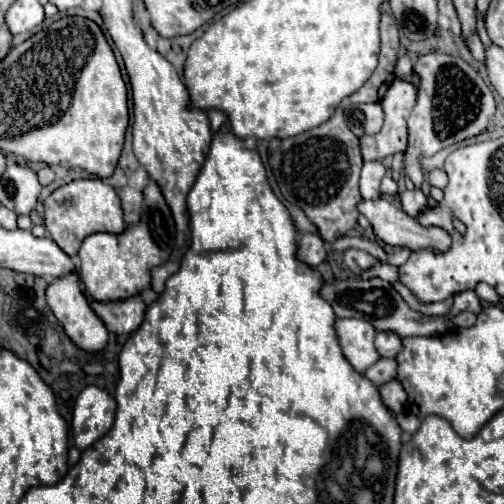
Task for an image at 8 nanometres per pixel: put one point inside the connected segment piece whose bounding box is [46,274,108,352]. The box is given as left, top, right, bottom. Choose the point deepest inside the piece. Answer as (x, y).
(69, 304)

